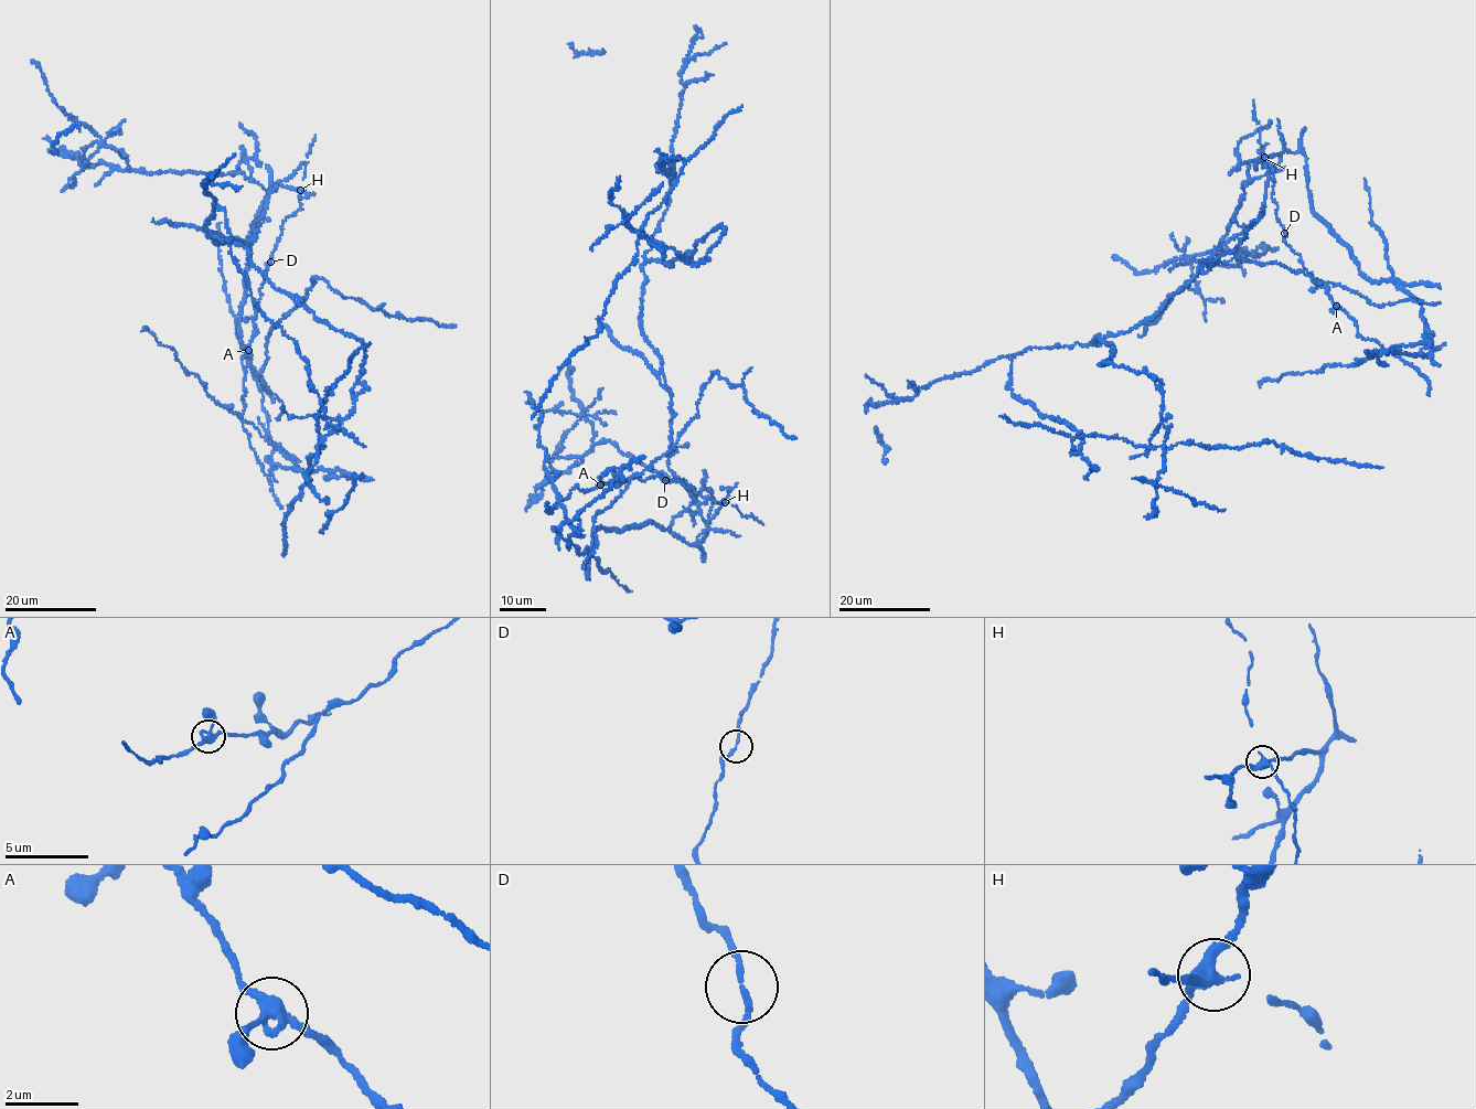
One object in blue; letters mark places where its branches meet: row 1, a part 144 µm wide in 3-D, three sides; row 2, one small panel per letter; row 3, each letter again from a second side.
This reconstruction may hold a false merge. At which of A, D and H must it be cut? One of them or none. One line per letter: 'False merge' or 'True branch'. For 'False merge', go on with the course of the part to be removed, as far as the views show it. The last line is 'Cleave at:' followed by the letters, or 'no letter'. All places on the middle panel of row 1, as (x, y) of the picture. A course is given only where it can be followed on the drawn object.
A: True branch
D: True branch
H: False merge. Course of the part to remove: (724, 501), (706, 522), (670, 469), (640, 316), (644, 262), (722, 225), (696, 262), (641, 237), (532, 419)
Cleave at: H

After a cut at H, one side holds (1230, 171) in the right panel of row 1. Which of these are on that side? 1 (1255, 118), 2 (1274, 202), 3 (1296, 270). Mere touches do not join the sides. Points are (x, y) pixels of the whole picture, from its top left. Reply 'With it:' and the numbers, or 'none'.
With it: 3

